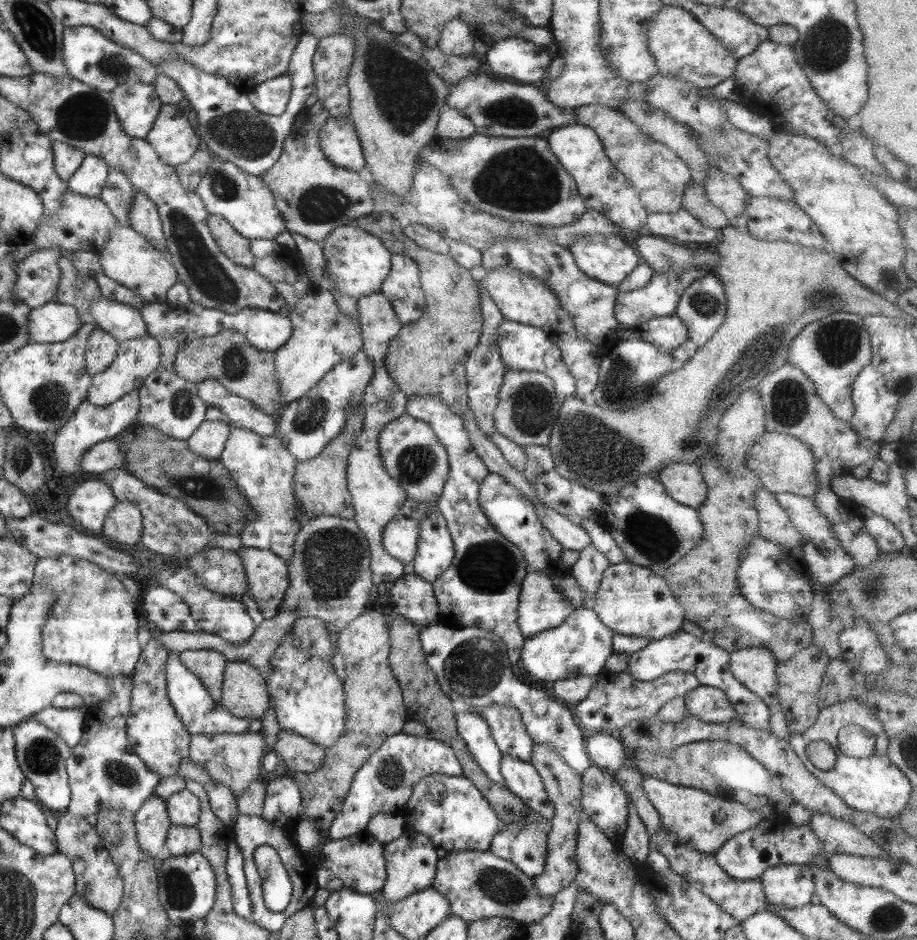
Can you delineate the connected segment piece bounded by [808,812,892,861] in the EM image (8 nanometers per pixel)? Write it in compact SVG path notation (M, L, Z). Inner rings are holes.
M813 812L808 827L812 829L828 855L848 854L852 857L884 858L892 861L890 855L886 855L886 852L853 822L832 818L830 814Z

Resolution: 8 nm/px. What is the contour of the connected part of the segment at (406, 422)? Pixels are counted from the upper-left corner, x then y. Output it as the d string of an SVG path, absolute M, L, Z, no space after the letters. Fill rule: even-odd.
M404 413L385 427L378 436L378 445L386 472L406 491L408 498L436 502L448 478L449 458L431 426Z

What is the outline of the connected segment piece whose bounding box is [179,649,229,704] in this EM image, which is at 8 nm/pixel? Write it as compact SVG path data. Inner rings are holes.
M208 649L179 652L180 662L200 677L210 696L221 704L224 673L229 660L220 652Z

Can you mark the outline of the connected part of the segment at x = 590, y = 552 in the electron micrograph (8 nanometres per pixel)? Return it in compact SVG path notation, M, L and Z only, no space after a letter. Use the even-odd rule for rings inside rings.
M592 543L579 550L579 558L571 567L572 576L585 592L586 601L594 602L595 592L600 588L602 574L611 562Z

